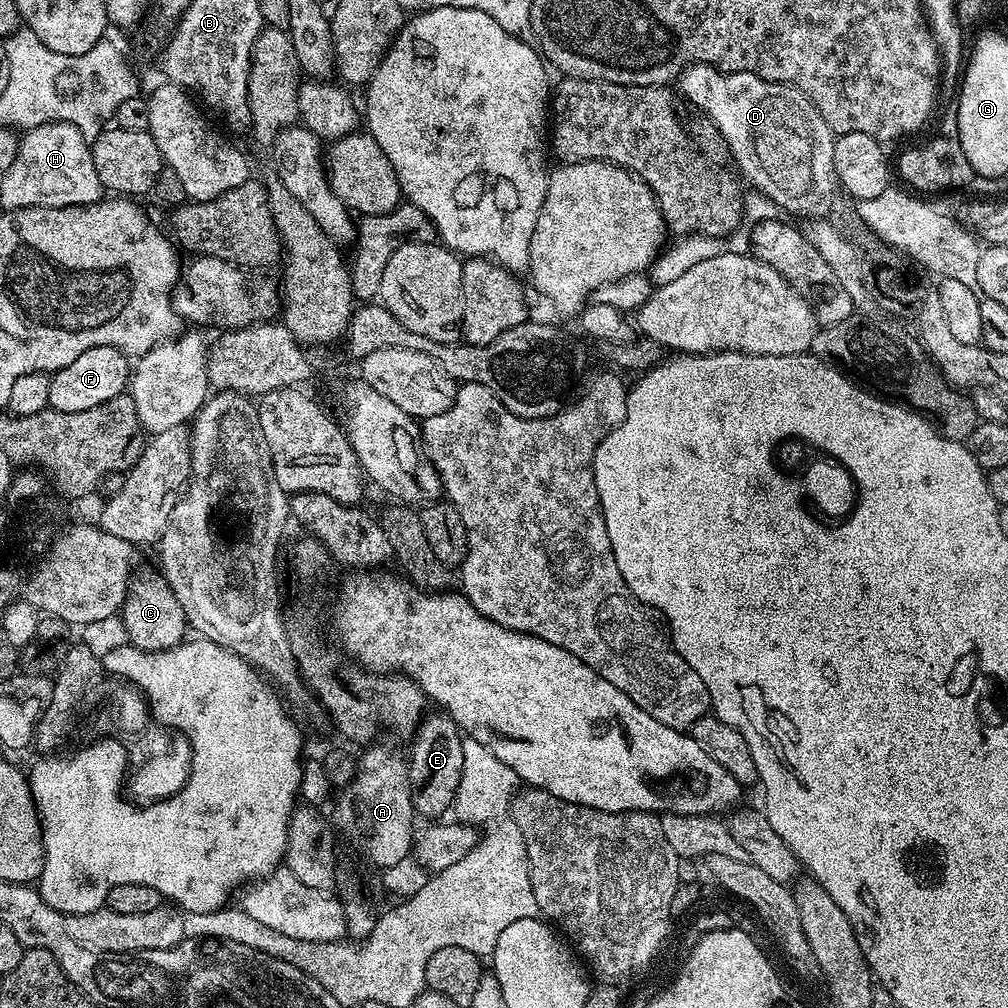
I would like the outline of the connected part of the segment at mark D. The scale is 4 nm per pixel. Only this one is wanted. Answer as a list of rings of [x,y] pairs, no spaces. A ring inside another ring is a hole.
[[[690,64],[678,77],[678,85],[684,91],[684,96],[700,112],[705,112],[707,119],[716,127],[720,133],[720,139],[732,151],[732,156],[736,159],[736,164],[740,167],[739,175],[743,177],[749,185],[751,183],[768,200],[773,200],[780,208],[785,208],[788,212],[793,212],[796,216],[803,218],[824,218],[829,215],[828,211],[832,208],[832,194],[838,190],[836,183],[836,171],[834,170],[834,142],[836,136],[830,126],[818,114],[818,110],[796,87],[791,84],[774,84],[771,80],[764,80],[761,76],[756,76],[752,72],[721,72],[719,68],[712,64]]]

